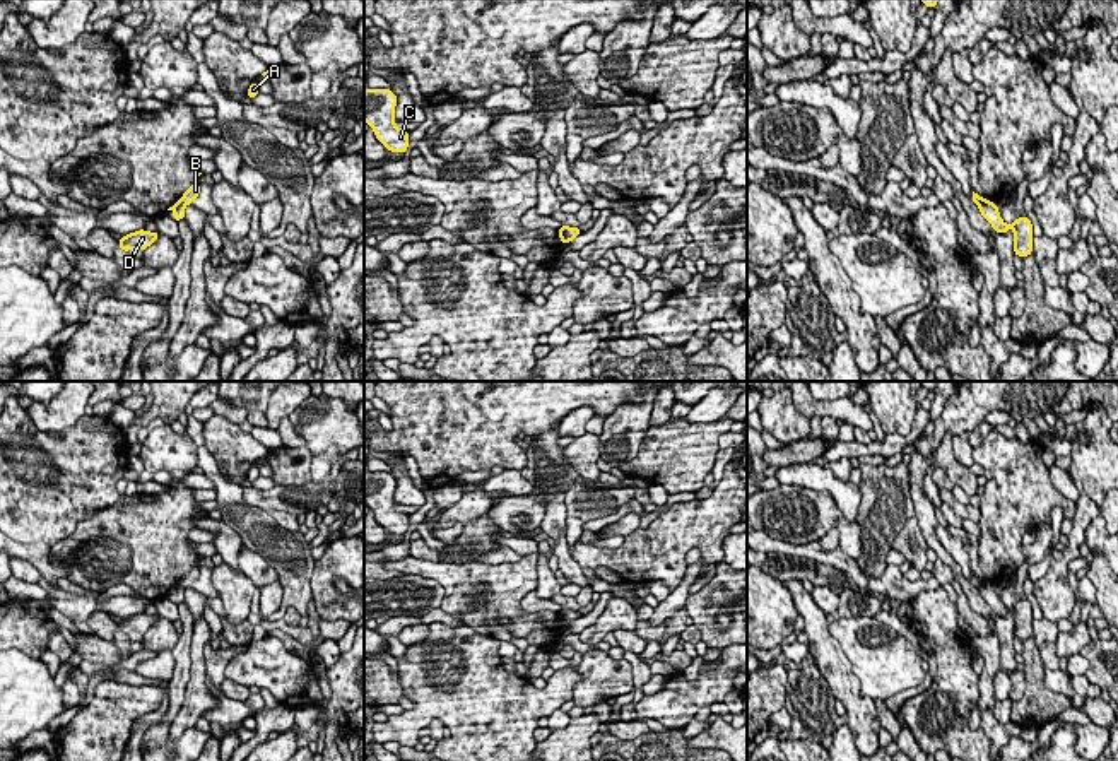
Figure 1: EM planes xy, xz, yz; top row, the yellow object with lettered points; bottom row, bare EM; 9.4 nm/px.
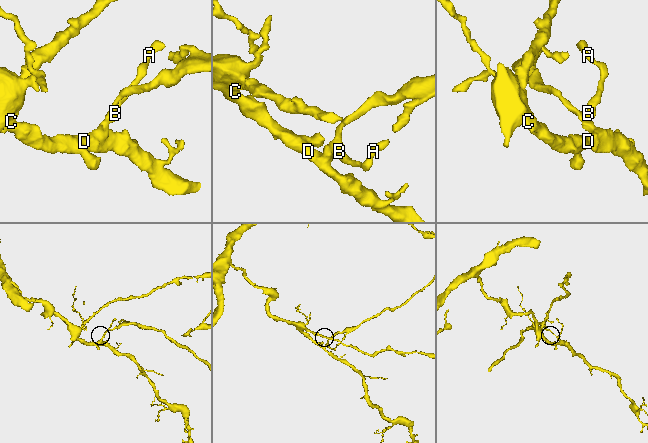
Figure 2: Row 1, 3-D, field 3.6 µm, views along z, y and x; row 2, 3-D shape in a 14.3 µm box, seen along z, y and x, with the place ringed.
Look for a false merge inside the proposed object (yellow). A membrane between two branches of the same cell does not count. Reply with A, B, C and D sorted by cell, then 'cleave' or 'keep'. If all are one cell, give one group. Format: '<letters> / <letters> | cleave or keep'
A B / C D | cleave

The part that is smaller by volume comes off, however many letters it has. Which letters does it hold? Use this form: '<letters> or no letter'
A, B

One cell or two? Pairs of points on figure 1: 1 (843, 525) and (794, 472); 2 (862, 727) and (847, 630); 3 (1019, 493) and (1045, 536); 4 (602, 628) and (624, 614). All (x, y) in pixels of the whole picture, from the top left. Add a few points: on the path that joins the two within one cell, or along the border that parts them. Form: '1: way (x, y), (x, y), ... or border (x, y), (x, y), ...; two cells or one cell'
1: border (843, 515), (855, 524); two cells
2: border (835, 638), (859, 683), (859, 693), (872, 700); two cells
3: border (1050, 524), (1040, 524), (1033, 529); two cells
4: way (607, 623), (619, 614); one cell

